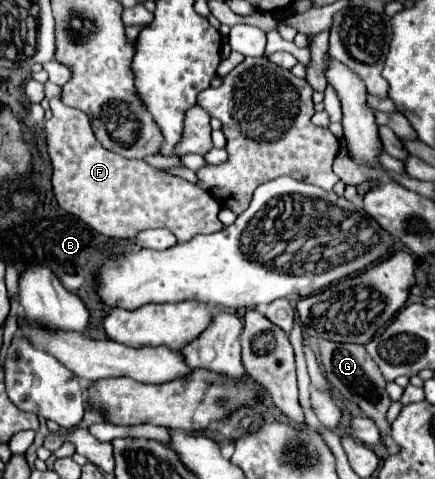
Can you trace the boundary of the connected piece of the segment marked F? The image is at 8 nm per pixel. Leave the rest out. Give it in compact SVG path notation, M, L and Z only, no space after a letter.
M58 97L50 99L50 109L52 119L46 121L46 133L52 159L52 189L66 213L112 239L132 239L142 229L164 227L176 235L178 243L186 243L198 233L216 233L224 227L218 219L220 205L212 195L144 161L130 161L104 149L92 133L88 115L66 107Z

